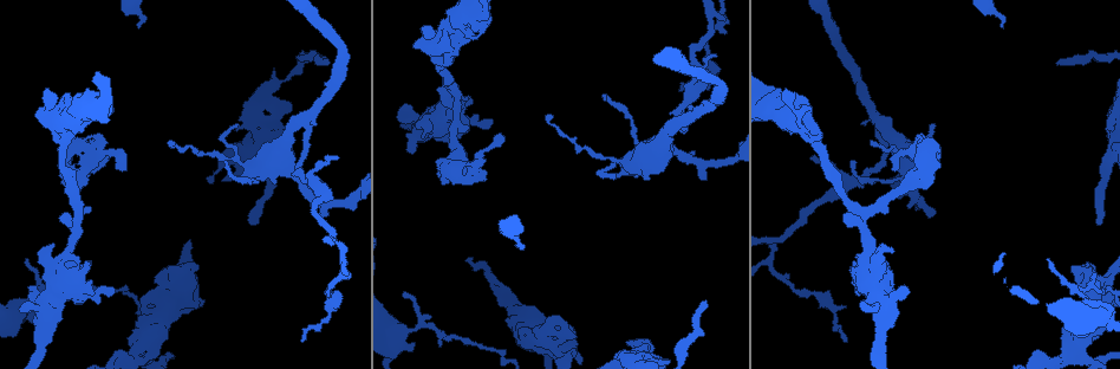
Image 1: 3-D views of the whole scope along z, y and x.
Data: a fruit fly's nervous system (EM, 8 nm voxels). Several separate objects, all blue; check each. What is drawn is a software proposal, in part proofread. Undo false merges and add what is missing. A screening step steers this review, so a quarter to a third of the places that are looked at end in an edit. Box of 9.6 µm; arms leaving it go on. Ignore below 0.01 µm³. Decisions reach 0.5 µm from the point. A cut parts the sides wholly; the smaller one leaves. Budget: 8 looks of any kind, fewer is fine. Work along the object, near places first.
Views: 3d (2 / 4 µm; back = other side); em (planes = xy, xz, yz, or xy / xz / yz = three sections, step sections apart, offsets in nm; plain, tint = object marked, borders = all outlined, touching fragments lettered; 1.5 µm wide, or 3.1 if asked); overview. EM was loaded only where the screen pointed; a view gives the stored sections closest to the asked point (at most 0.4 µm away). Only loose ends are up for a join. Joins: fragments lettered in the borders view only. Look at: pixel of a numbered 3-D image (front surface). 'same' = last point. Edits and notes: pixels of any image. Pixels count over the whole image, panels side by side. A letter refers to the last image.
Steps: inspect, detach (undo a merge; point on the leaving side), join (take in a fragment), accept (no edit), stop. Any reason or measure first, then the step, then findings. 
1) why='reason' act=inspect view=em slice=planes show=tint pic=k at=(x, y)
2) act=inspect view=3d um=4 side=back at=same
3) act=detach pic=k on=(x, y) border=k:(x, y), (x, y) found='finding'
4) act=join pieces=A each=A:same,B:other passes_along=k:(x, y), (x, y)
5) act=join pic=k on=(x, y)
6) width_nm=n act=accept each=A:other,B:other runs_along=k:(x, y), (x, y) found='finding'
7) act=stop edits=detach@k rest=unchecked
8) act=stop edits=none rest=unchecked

act=inspect view=em slice=planes show=tint pic=1 at=(772, 271)

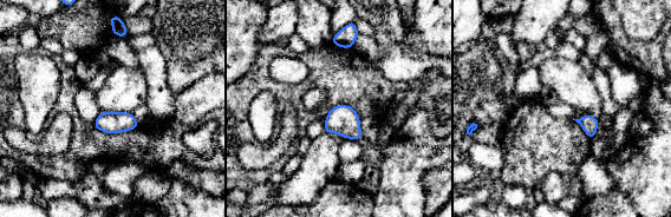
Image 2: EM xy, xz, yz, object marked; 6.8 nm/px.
act=inspect view=em slice=planes show=borders at=same

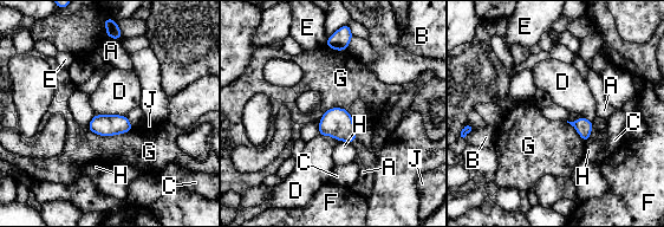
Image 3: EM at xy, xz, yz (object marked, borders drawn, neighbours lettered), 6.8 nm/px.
width_nm=20 act=accept each=A:other,B:other,C:other,D:other,E:other,F:other,G:other,H:other,J:other border=3:(134, 128), (119, 134), (98, 136) found='all the same cell'

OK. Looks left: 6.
act=inspect view=3d um=4 pic=1 at=(301, 339)

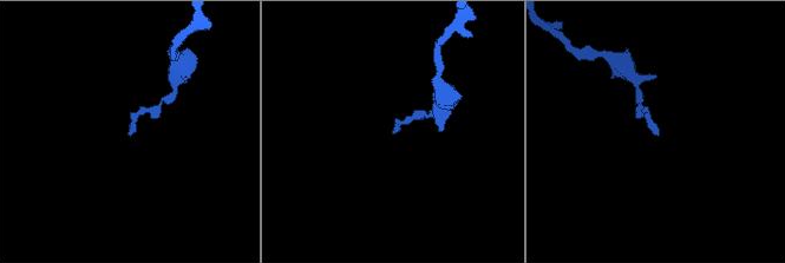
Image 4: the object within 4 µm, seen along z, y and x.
act=inspect view=em slice=planes show=borders pic=4 at=(127, 134)

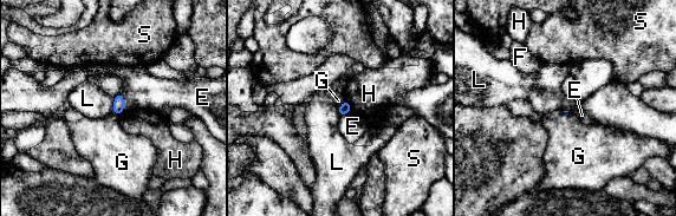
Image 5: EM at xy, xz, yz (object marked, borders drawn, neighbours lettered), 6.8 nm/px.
act=accept each=E:other,F:other,G:other,H:other,L:other,S:other found='no lettered fragment goes on from it'

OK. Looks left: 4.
why='free end' act=inspect view=em slice=xy step=4 show=borders pic=1 at=(43, 247)

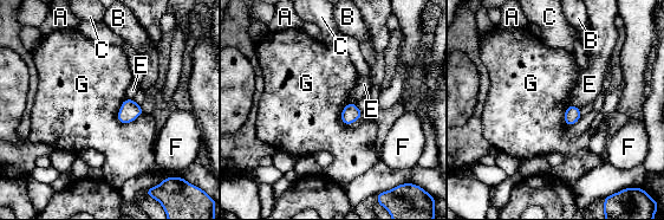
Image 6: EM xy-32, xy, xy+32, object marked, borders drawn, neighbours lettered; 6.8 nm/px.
act=inspect view=em slice=planes show=borders at=same

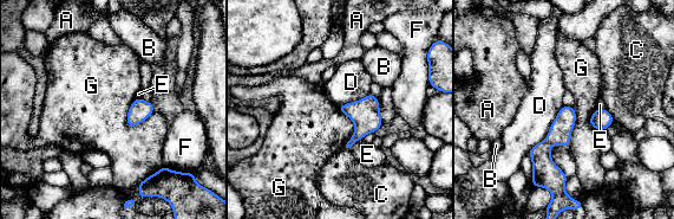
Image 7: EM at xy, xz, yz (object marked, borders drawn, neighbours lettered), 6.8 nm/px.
act=accept each=A:other,B:other,C:other,D:other,E:other,F:other,G:other border=7:(154, 111), (137, 124), (125, 122) found='none of them fits'

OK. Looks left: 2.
act=stop edits=none rest=unchecked

